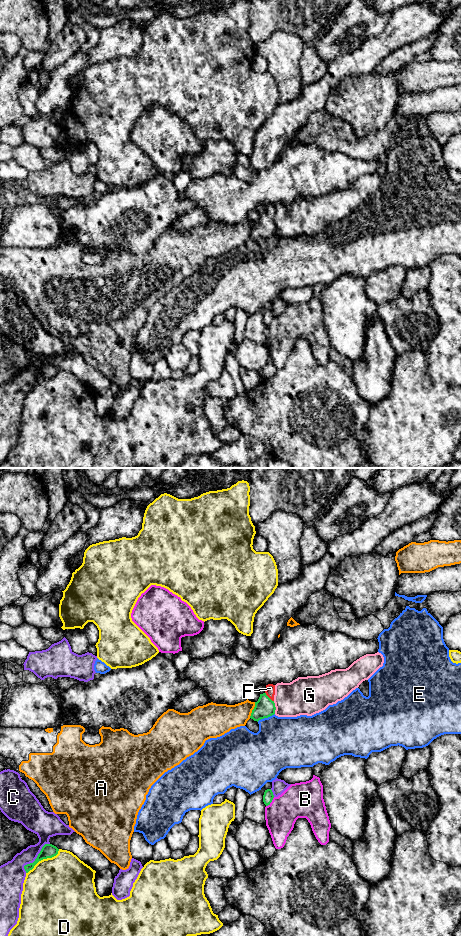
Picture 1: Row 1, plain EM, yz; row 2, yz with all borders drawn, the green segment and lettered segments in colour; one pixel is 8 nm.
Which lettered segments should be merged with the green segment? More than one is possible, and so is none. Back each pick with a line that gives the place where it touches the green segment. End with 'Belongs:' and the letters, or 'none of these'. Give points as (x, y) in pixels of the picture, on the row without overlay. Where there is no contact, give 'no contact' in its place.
F: contact yz (268, 217)
Belongs: F

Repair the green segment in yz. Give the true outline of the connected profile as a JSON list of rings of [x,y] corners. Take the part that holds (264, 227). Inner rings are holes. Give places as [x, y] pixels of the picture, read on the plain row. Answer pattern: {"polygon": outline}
{"polygon": [[[266,205],[265,212],[263,214],[260,214],[258,221],[255,222],[255,227],[252,230],[250,238],[258,242],[261,239],[274,235],[276,230],[274,215],[275,205]]]}

